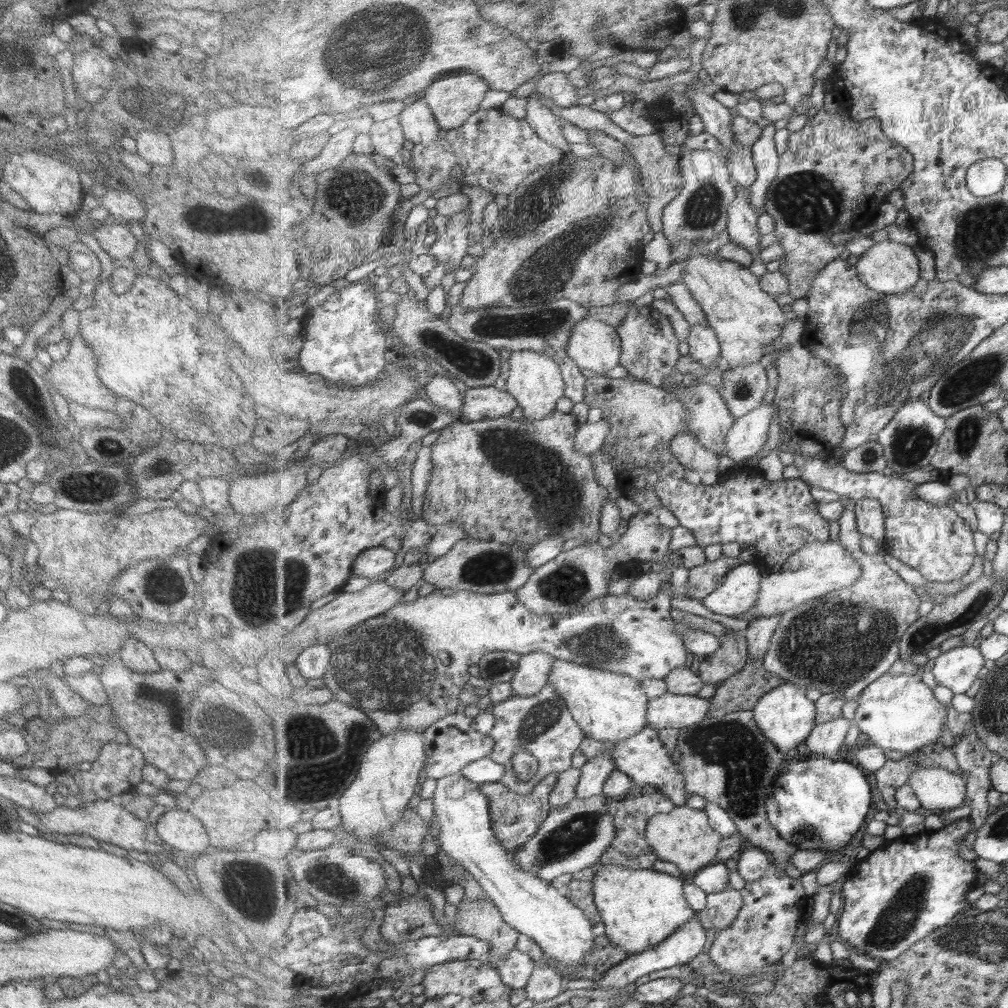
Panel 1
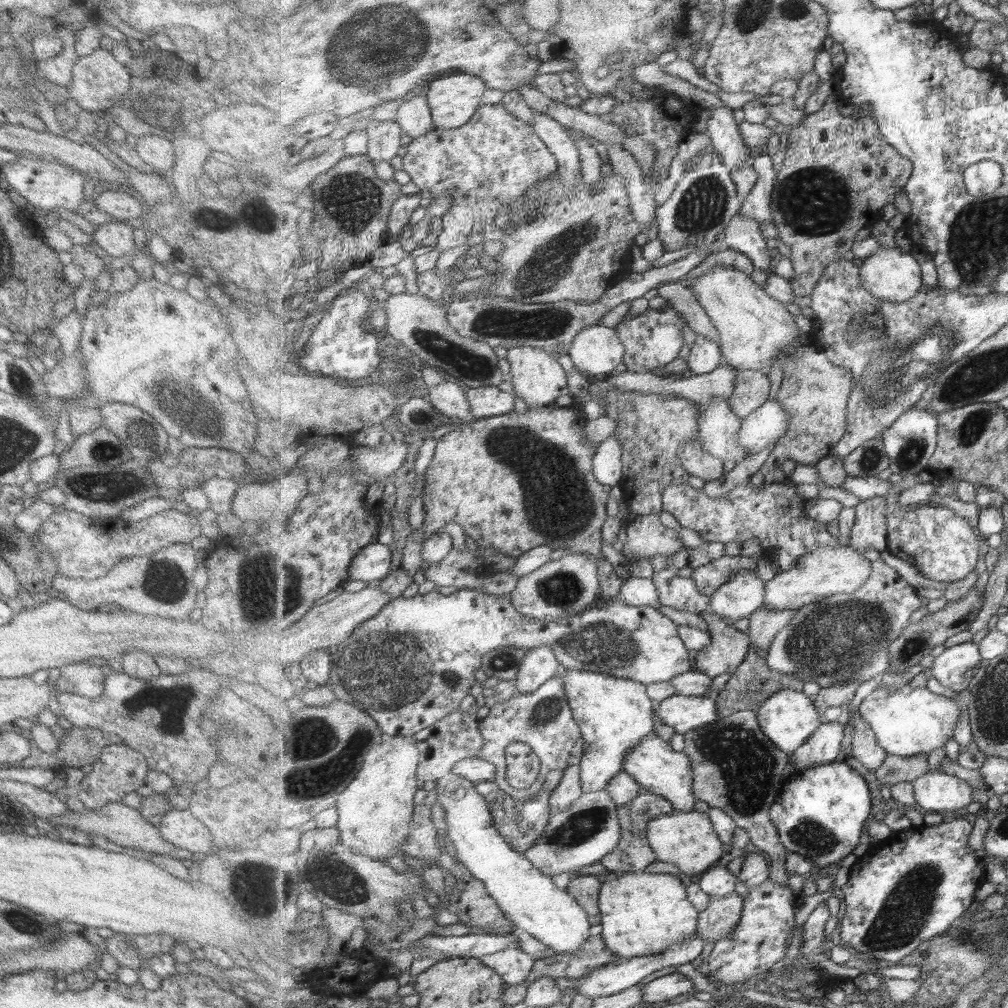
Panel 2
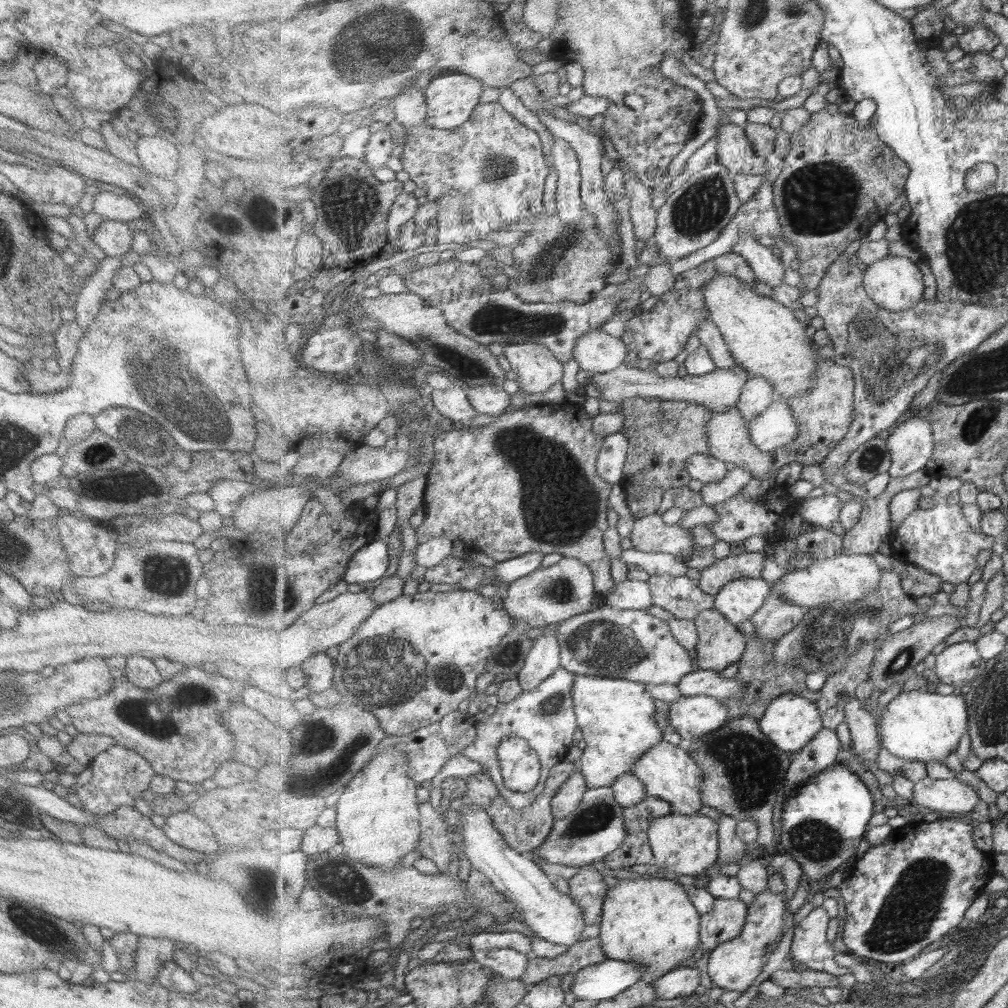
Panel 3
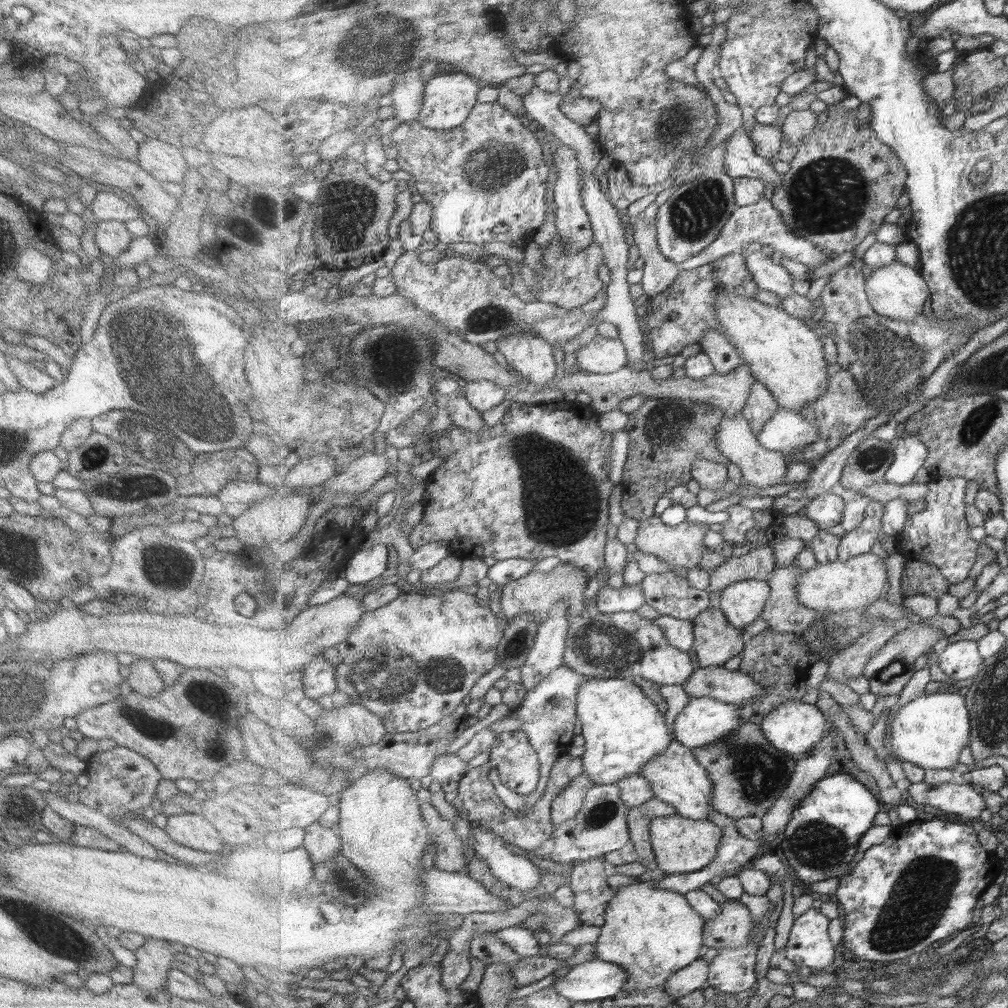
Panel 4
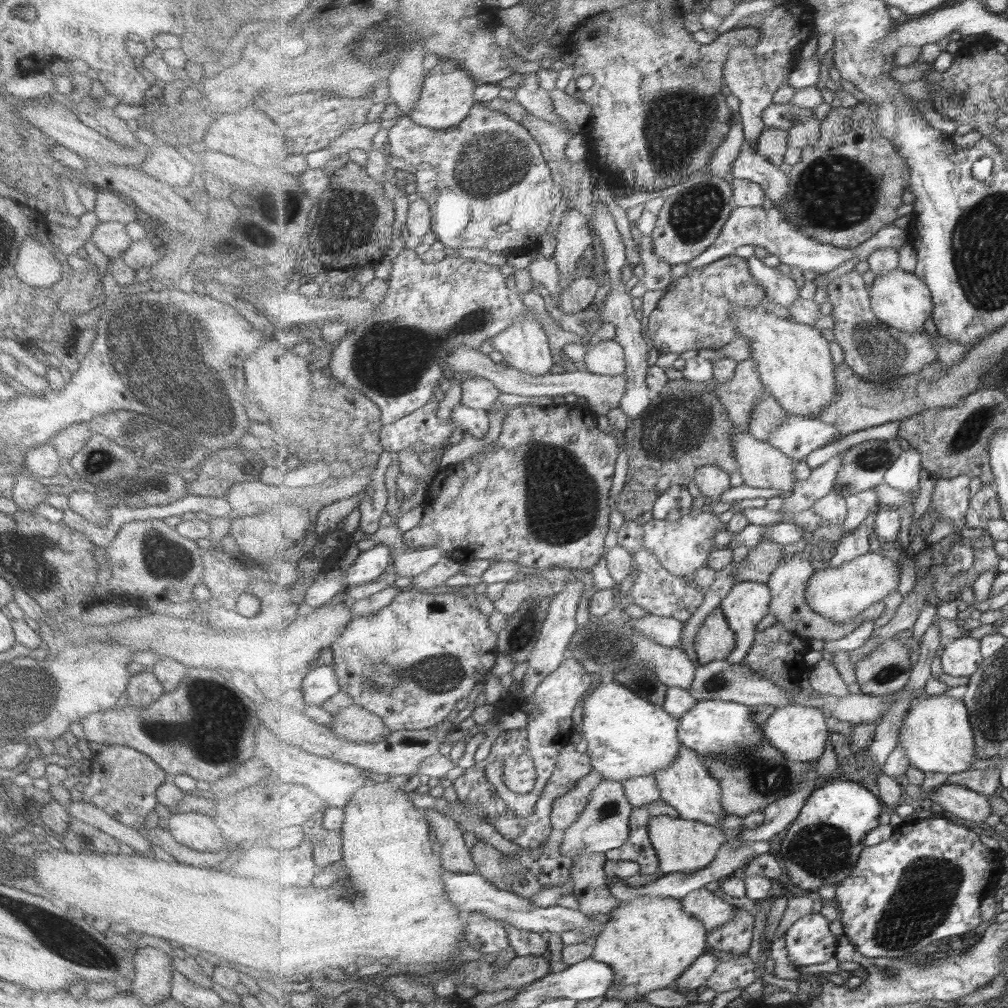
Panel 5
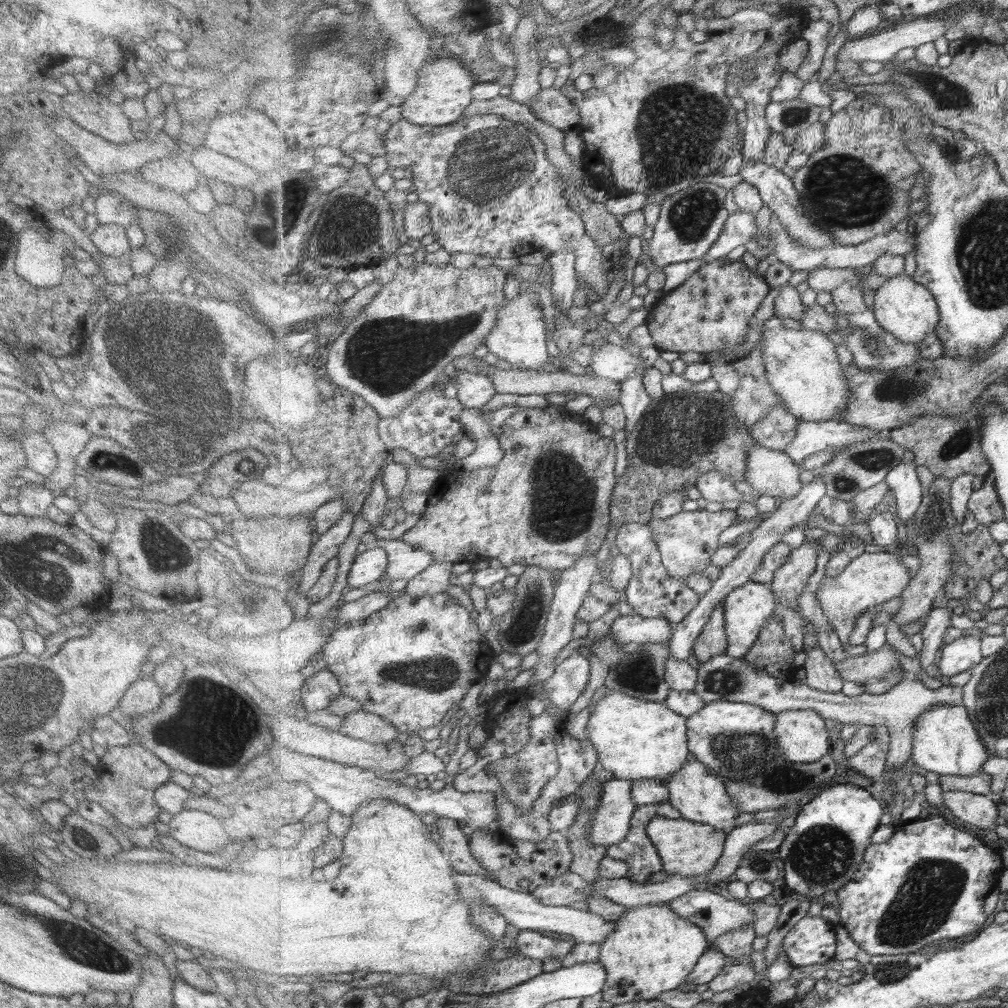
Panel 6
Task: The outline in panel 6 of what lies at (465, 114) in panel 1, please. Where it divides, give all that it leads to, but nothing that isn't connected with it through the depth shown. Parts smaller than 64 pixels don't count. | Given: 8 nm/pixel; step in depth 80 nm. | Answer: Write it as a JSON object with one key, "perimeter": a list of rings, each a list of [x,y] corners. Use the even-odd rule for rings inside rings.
{"perimeter":[[[439,54],[437,59],[427,62],[419,72],[419,86],[409,100],[401,104],[402,117],[420,126],[449,126],[465,116],[467,108],[474,102],[473,88],[476,80],[464,62],[455,57]]]}

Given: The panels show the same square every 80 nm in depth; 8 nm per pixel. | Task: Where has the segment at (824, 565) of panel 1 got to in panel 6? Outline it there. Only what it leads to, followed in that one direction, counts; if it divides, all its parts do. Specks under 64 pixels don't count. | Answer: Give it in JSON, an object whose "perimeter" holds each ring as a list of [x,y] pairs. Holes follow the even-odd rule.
{"perimeter":[[[888,549],[885,552],[865,552],[858,558],[852,560],[849,567],[841,575],[831,579],[825,576],[819,591],[816,594],[816,600],[821,602],[821,608],[828,614],[829,622],[833,629],[838,633],[844,644],[849,642],[851,630],[854,630],[854,624],[859,618],[859,614],[868,611],[871,606],[881,605],[897,596],[903,595],[903,592],[910,584],[911,572],[905,564],[901,564],[897,549]]]}

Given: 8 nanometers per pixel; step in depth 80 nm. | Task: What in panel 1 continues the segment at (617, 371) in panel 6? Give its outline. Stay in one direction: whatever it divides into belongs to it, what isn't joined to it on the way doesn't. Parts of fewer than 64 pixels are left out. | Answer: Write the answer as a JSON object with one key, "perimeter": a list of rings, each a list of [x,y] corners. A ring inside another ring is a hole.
{"perimeter":[[[588,317],[575,325],[568,354],[587,374],[604,375],[620,365],[622,340],[617,326]]]}

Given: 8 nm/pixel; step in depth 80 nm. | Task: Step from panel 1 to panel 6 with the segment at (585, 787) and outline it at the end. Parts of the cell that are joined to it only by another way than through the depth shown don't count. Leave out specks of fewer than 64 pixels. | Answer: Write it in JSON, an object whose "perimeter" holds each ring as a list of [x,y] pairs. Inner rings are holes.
{"perimeter":[[[608,690],[590,713],[588,738],[600,752],[600,768],[610,770],[615,778],[623,780],[657,779],[663,783],[688,763],[690,748],[687,736],[687,717],[674,711],[667,703],[649,702],[627,694]]]}

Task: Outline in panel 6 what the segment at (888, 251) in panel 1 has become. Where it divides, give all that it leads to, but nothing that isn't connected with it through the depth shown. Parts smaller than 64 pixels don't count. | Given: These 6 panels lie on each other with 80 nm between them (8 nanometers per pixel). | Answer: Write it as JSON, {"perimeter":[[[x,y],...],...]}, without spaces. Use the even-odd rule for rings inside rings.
{"perimeter":[[[907,274],[889,278],[876,291],[873,311],[878,323],[907,345],[923,342],[929,336],[929,332],[936,332],[940,324],[940,308],[936,296],[933,296],[929,288]]]}

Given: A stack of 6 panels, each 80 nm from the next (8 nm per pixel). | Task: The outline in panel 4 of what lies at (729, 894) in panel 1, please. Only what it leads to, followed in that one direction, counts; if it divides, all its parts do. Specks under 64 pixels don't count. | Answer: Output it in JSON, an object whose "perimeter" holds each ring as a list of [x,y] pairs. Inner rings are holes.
{"perimeter":[[[730,900],[722,905],[724,909],[720,916],[706,921],[704,943],[718,950],[745,946],[752,938],[751,910],[741,901]]]}

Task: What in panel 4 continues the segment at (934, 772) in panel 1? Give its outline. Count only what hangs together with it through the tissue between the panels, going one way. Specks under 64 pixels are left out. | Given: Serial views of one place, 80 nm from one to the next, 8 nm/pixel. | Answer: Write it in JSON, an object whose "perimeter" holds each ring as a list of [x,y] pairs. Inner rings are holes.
{"perimeter":[[[924,781],[911,783],[906,796],[916,803],[959,815],[965,821],[979,818],[983,810],[988,808],[984,794],[967,783],[964,785],[953,784],[950,781],[940,785],[929,785]]]}

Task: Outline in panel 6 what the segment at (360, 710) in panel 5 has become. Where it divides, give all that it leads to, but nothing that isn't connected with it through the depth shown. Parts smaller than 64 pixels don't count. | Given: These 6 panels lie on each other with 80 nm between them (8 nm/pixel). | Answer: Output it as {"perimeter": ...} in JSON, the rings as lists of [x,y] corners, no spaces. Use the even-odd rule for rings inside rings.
{"perimeter":[[[364,709],[356,710],[343,718],[341,734],[354,739],[381,745],[395,740],[400,735],[400,730],[394,724]]]}

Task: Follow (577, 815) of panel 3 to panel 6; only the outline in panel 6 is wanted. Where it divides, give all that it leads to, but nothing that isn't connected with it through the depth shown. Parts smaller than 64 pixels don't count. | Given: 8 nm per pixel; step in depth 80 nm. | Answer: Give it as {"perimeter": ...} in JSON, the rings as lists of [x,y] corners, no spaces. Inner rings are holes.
{"perimeter":[[[614,778],[604,783],[602,790],[602,803],[598,808],[597,816],[591,821],[587,829],[593,844],[609,848],[614,844],[623,842],[631,831],[631,820],[637,810],[638,804],[633,800],[632,781]]]}

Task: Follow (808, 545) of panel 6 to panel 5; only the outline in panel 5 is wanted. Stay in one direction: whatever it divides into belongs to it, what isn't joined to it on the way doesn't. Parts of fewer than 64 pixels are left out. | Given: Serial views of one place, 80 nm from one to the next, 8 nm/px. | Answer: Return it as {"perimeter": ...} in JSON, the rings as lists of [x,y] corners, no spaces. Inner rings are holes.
{"perimeter":[[[807,552],[793,554],[793,556],[787,556],[782,560],[782,564],[773,572],[771,579],[768,581],[769,589],[772,593],[772,603],[769,604],[769,612],[773,614],[775,623],[783,625],[787,630],[793,631],[798,639],[802,640],[841,640],[845,638],[847,634],[851,634],[856,628],[861,626],[863,621],[873,621],[878,618],[884,612],[884,605],[882,603],[873,604],[869,606],[867,610],[863,610],[861,615],[857,618],[853,618],[849,623],[835,623],[828,617],[815,613],[812,607],[807,604],[807,587],[809,587],[809,581],[813,575],[815,575],[815,568],[809,560],[809,554]]]}

